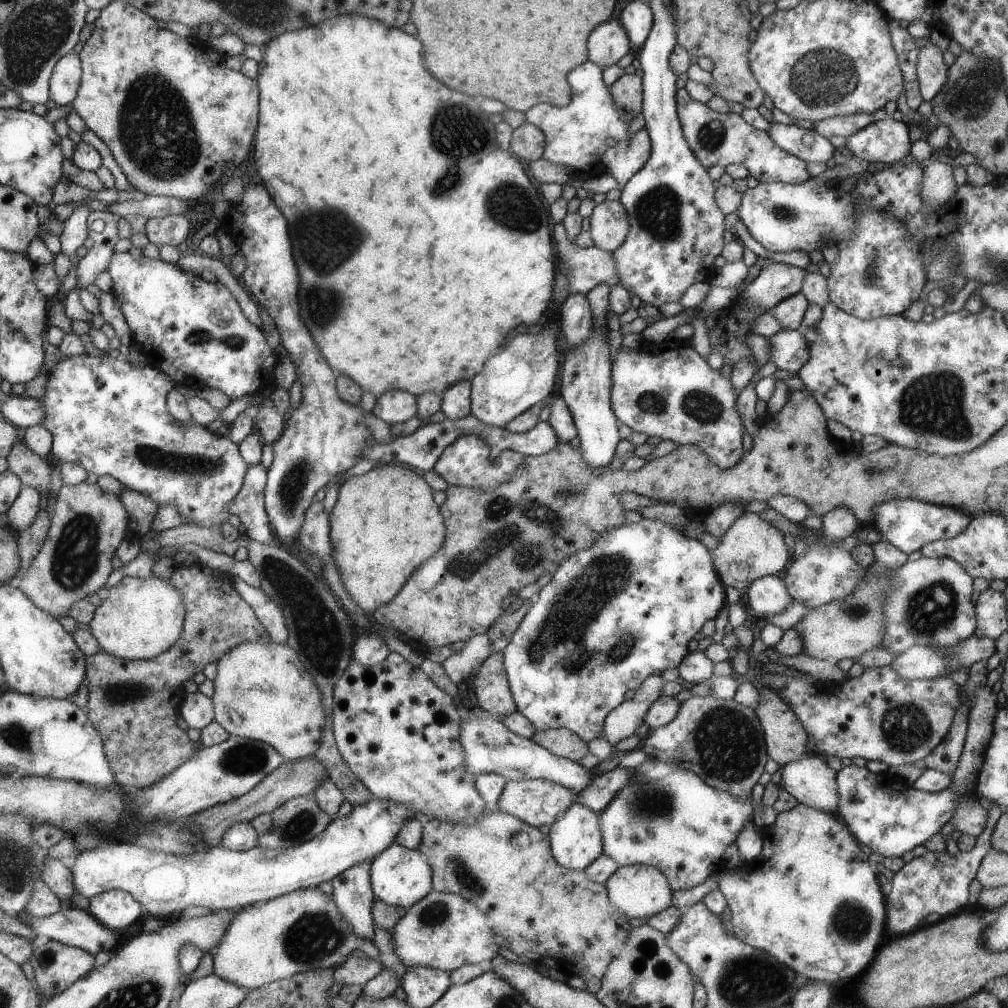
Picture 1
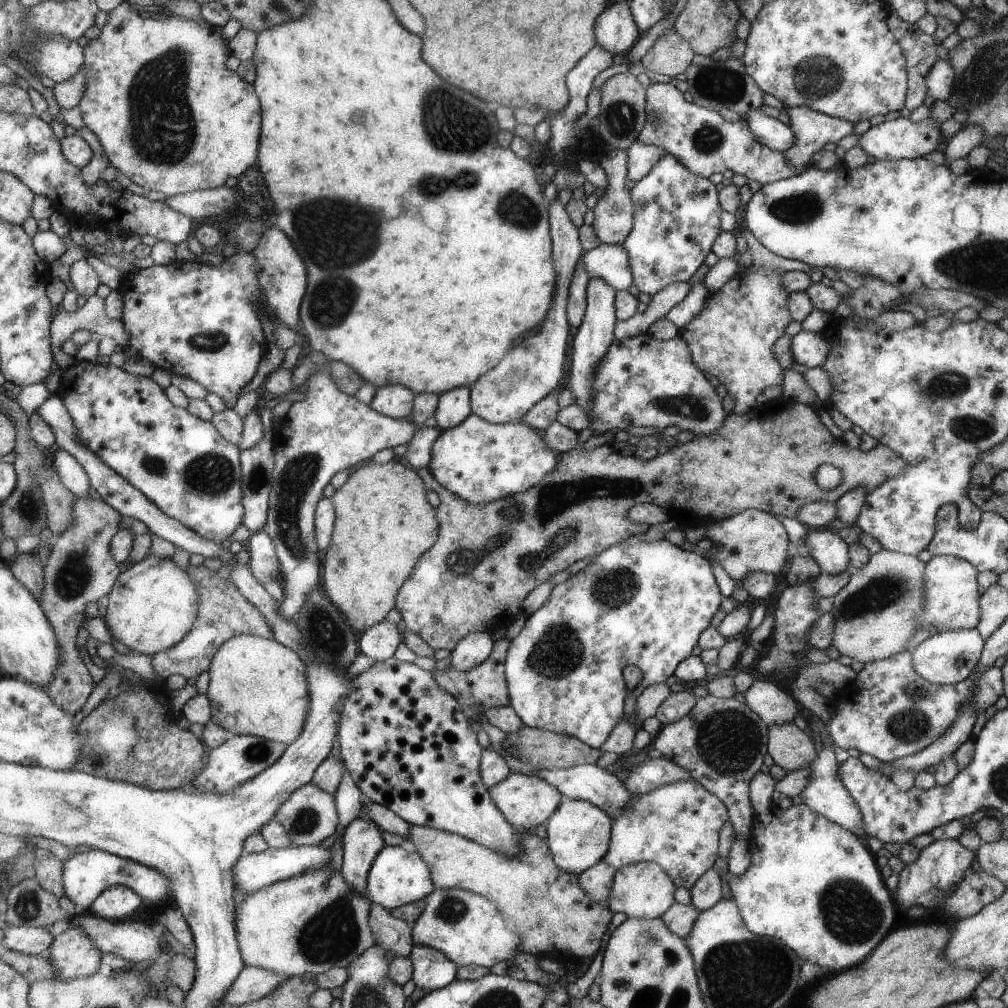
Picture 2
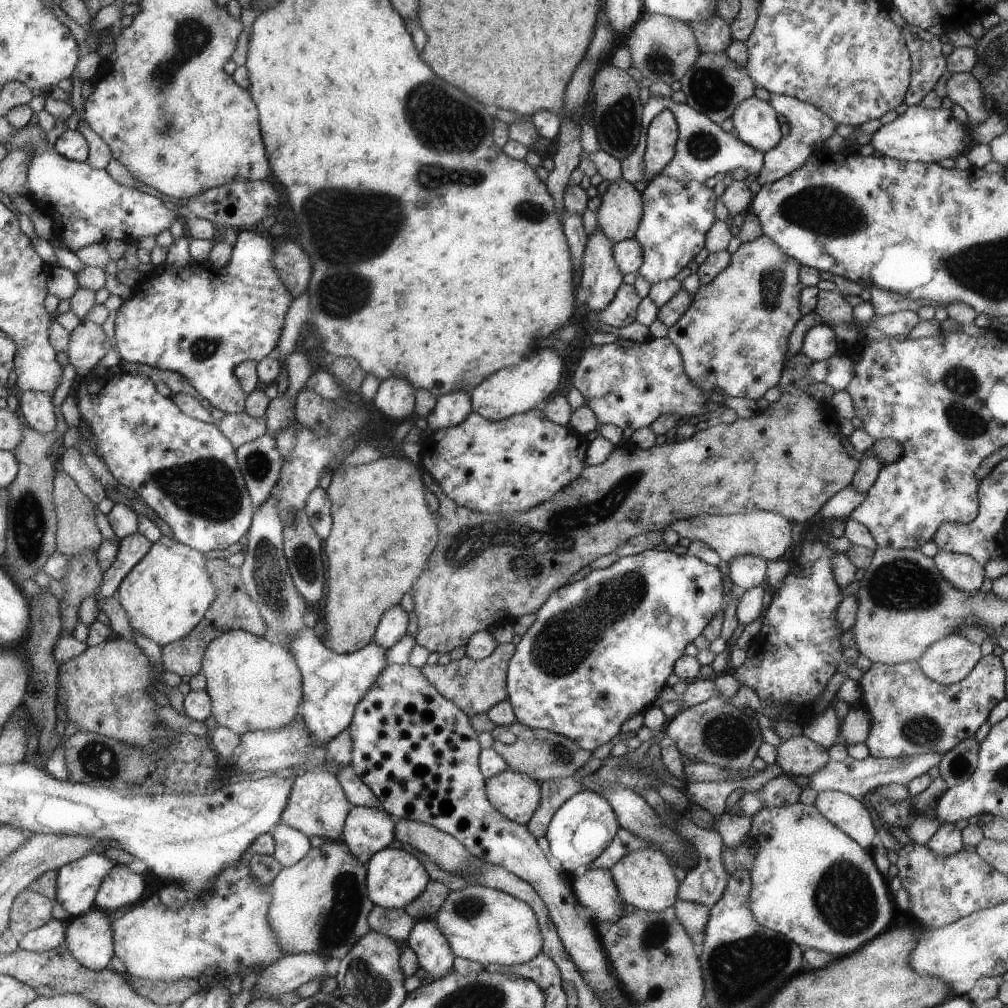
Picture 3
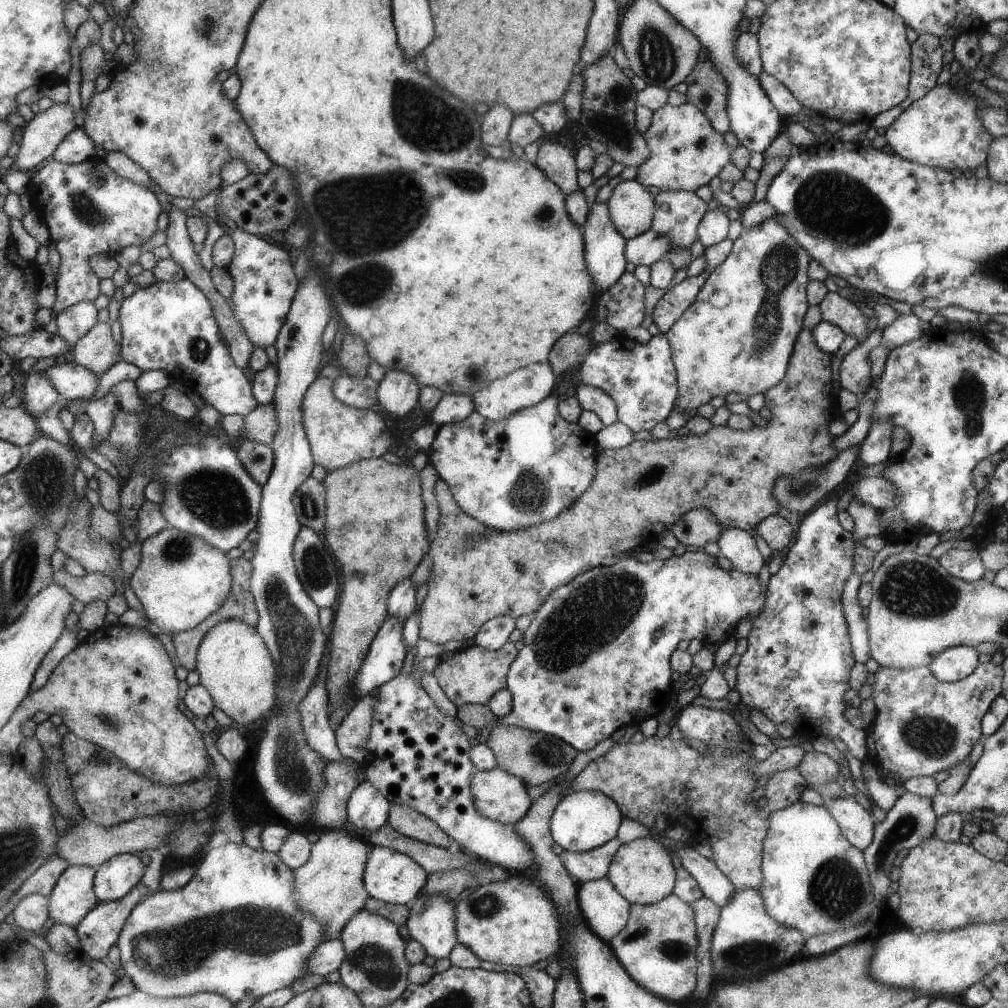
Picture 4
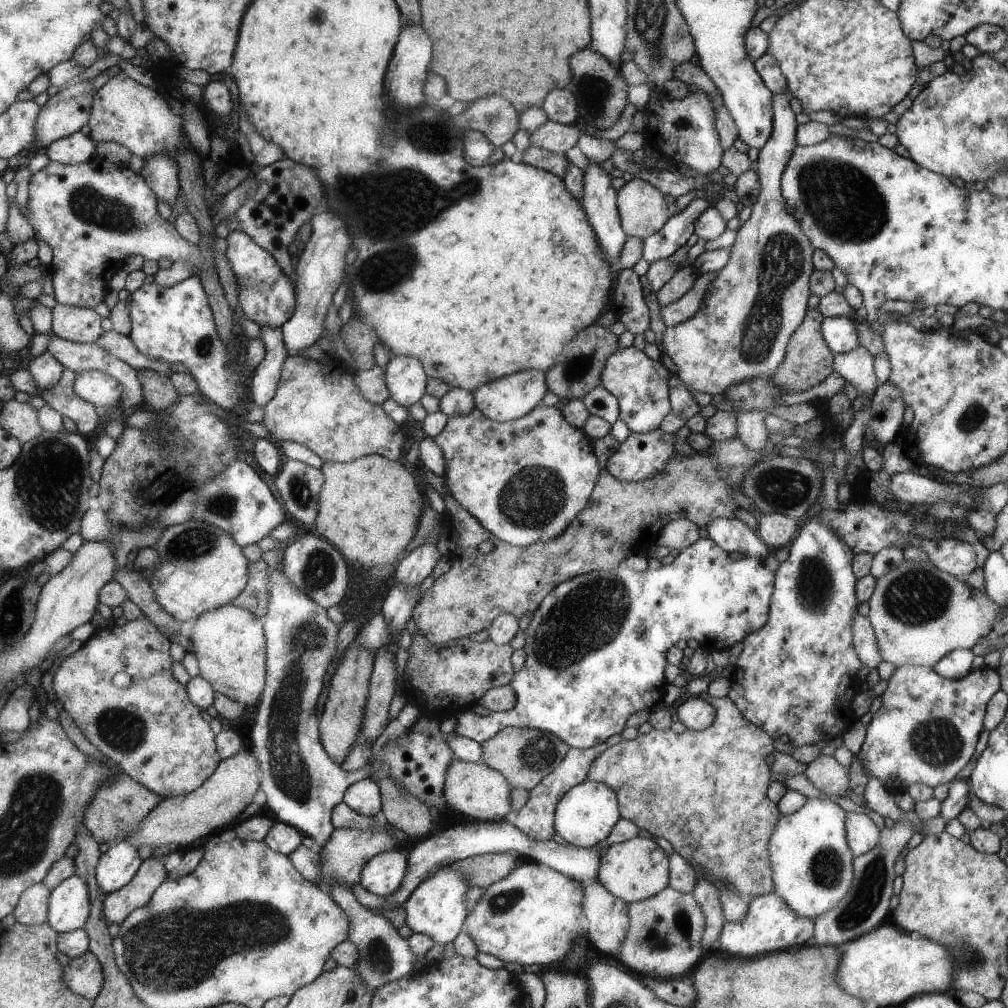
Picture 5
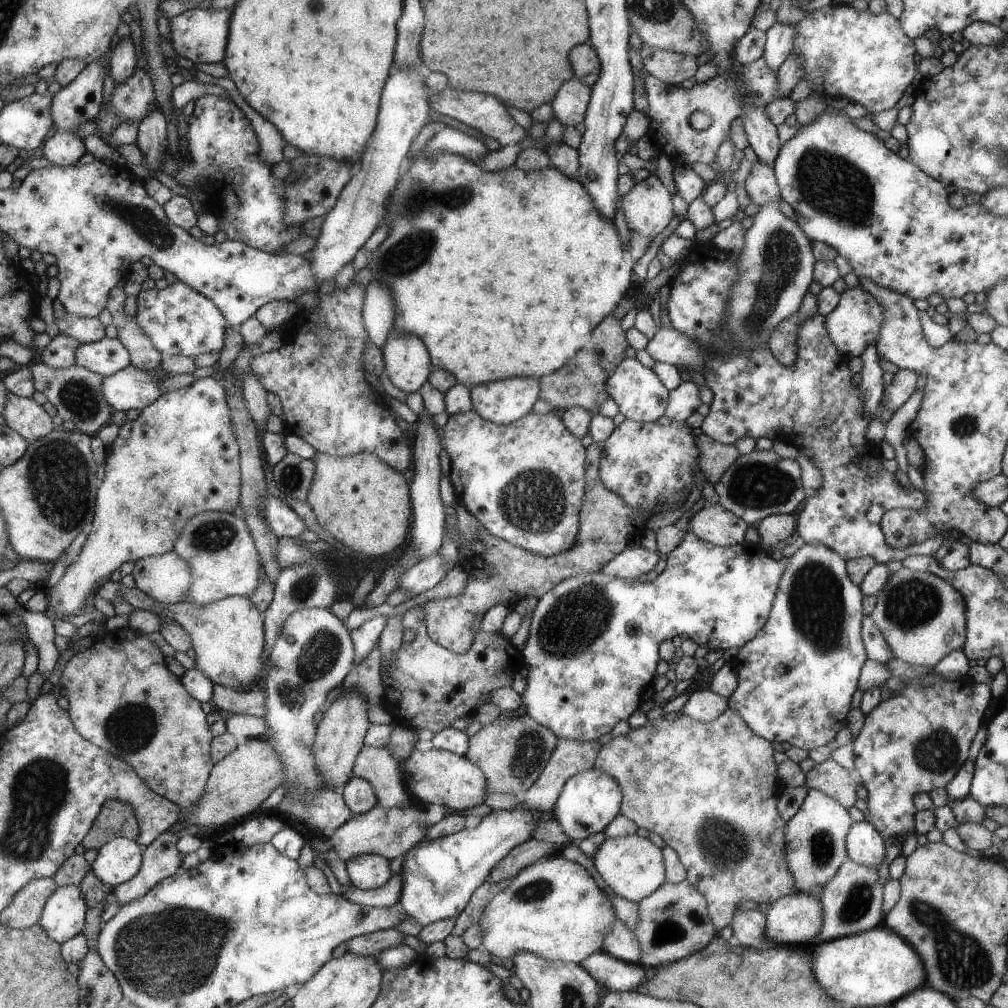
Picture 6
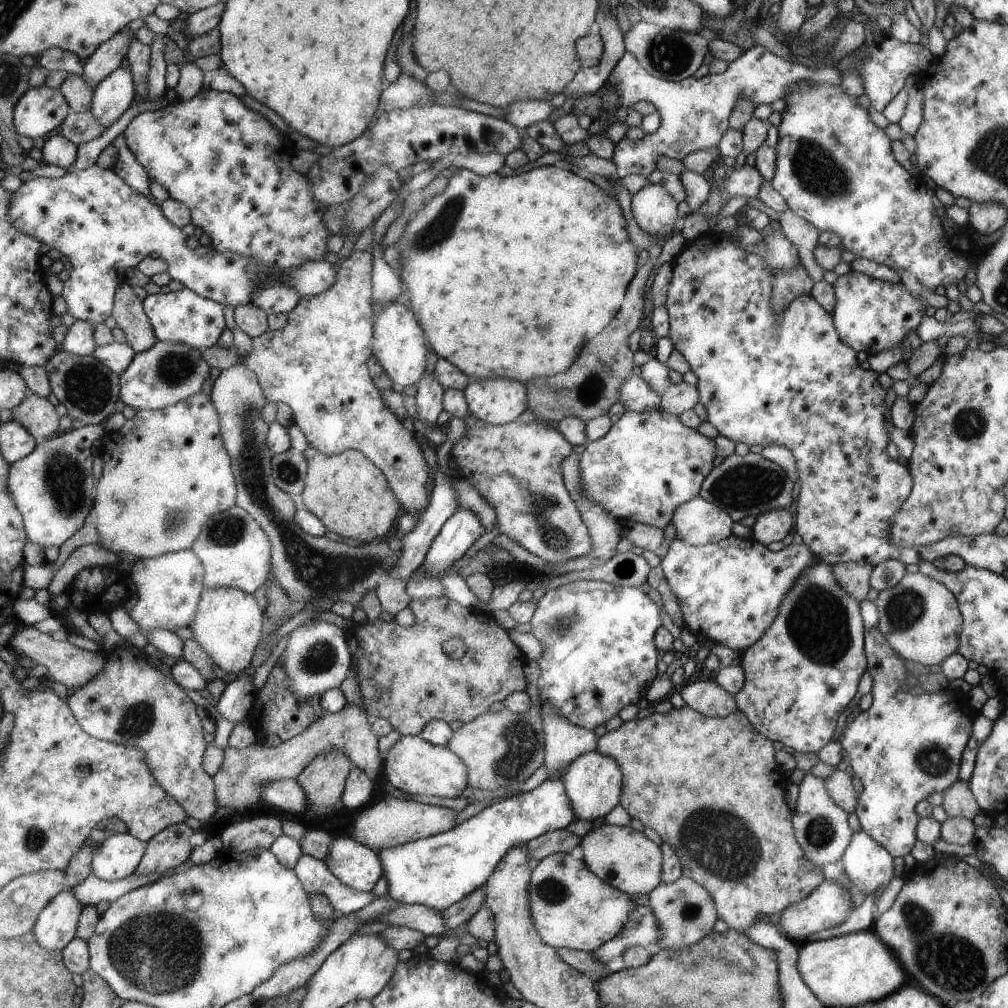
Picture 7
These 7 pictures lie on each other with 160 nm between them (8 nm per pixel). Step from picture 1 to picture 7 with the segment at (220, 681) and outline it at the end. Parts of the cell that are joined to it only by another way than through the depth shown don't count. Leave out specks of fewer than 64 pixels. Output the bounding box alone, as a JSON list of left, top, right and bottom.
[191,588,265,675]

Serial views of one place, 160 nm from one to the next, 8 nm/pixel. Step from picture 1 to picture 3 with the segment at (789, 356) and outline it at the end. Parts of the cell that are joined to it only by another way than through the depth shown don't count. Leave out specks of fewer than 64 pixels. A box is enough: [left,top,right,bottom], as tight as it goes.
[800,322,840,362]

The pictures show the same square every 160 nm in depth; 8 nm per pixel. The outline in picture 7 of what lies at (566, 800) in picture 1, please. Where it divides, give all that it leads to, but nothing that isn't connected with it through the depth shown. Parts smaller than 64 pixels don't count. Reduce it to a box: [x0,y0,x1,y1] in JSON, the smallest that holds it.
[383,735,468,799]

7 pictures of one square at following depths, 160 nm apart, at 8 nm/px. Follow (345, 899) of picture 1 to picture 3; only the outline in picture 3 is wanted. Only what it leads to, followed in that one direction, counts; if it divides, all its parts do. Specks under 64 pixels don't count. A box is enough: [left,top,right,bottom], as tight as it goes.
[342,805,395,864]

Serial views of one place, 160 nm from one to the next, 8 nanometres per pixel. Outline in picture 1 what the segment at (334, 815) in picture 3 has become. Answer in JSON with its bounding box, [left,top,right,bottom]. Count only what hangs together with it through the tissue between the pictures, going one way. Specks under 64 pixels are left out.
[255,793,333,850]

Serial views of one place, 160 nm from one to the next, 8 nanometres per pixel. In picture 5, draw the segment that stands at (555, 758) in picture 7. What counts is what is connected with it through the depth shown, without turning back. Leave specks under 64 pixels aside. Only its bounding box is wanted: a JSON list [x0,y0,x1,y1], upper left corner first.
[512,743,607,842]

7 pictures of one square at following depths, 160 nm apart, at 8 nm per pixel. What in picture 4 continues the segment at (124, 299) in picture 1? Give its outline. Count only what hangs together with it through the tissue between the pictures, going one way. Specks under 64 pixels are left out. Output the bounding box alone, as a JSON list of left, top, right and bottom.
[120,231,295,417]

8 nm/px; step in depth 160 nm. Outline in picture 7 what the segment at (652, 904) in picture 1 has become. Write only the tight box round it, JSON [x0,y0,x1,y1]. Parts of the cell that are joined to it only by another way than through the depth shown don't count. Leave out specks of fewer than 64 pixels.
[578,823,662,895]

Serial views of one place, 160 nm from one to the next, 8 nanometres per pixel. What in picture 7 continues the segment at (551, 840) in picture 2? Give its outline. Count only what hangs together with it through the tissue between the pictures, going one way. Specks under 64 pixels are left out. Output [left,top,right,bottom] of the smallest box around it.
[560,752,622,823]

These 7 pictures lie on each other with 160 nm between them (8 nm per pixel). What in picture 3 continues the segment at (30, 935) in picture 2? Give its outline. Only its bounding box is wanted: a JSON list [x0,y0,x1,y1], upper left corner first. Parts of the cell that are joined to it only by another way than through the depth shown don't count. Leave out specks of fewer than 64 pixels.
[18,919,67,952]

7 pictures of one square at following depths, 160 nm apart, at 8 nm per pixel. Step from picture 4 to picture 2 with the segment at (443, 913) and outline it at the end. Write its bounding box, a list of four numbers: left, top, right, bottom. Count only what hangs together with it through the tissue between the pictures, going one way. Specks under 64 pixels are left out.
[408,943,456,993]

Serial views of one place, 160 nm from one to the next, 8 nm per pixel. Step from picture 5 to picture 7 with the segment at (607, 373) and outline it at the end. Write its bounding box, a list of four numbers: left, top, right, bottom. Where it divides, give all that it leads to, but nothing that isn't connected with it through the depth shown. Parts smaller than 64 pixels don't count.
[618,373,662,412]

